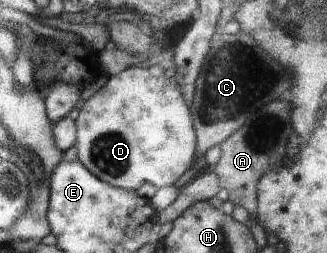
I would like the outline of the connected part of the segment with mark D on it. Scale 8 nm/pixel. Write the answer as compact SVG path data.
M139 67L126 68L88 92L79 108L80 112L75 121L76 160L81 161L81 165L85 165L87 171L92 171L97 179L113 183L115 187L127 191L137 191L143 183L151 183L158 188L169 187L192 167L196 157L196 128L192 108L185 103L177 79L167 76L155 77L148 69Z

